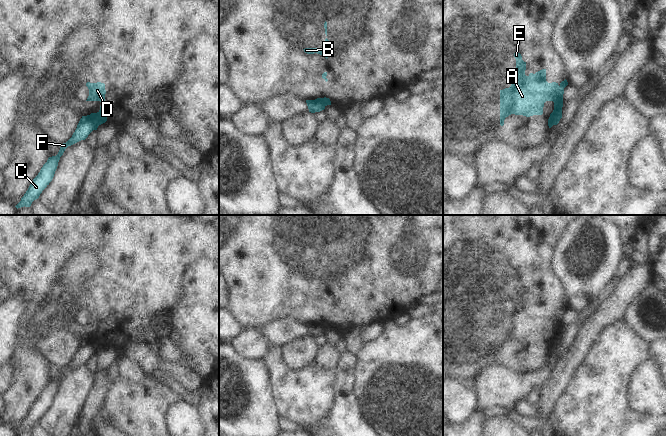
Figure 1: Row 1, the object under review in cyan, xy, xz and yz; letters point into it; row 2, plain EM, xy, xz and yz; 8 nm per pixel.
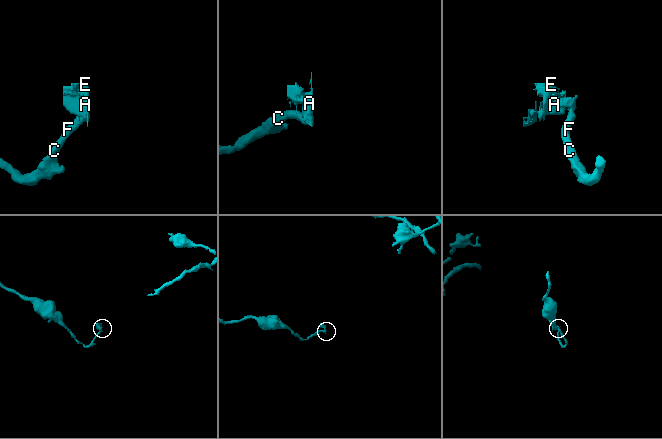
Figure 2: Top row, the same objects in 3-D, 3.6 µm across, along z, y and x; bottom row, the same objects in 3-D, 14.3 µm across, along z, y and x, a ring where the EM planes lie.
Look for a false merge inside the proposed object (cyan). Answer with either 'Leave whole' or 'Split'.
Split

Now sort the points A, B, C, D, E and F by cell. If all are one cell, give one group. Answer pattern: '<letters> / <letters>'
A B D E / C F

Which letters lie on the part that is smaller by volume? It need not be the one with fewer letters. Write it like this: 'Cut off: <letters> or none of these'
Cut off: A, B, D, E

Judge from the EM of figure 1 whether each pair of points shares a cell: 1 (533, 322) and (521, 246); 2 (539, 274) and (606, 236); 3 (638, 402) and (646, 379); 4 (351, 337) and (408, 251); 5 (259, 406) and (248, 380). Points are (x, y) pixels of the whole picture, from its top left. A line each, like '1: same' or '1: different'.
1: same
2: different
3: same
4: different
5: same

